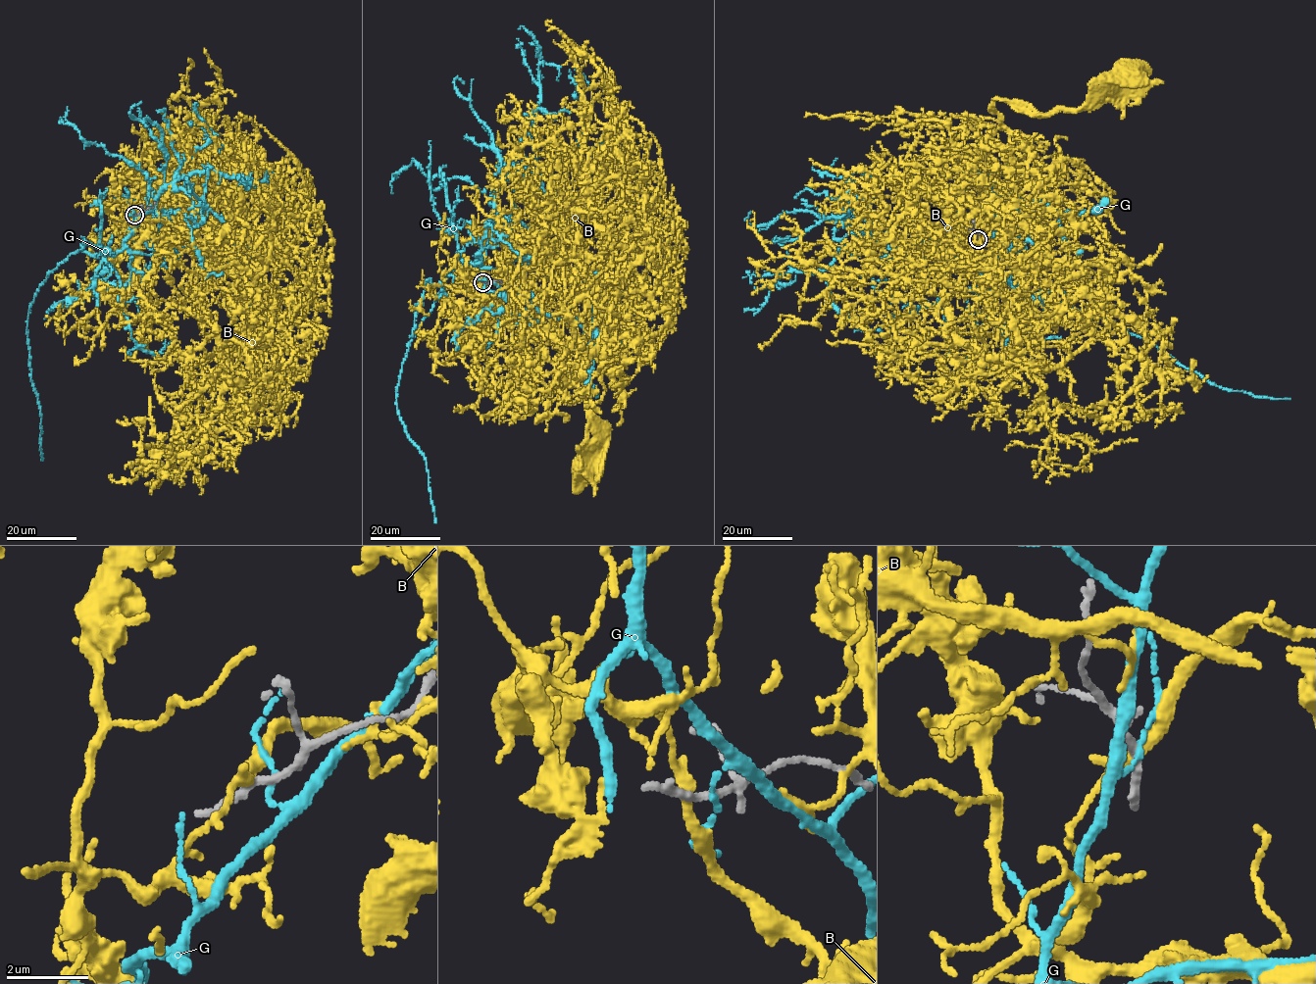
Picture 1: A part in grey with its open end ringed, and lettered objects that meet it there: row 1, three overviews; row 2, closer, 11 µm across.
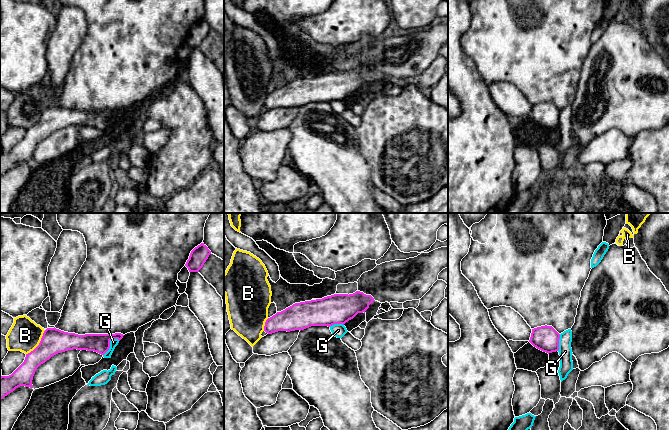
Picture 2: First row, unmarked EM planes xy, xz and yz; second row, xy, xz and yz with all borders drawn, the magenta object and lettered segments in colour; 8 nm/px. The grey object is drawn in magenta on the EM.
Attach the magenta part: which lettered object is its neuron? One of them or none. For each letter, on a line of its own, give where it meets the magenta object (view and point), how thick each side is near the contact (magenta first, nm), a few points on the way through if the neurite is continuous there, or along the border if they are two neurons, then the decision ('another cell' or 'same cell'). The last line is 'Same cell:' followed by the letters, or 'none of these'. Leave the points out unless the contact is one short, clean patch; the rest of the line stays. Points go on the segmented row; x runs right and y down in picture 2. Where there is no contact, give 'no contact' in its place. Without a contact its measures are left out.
B: meets magenta in xy at (39, 343); 200 nm thick on the magenta side, 260 nm on the other; border along xy (45, 330), (40, 342), (26, 354); another cell
G: meets magenta in xy at (109, 344); 160 nm thick on the magenta side, 60 nm on the other; border along xy (117, 338), (110, 340), (110, 347), (103, 355); another cell
Same cell: none of these

